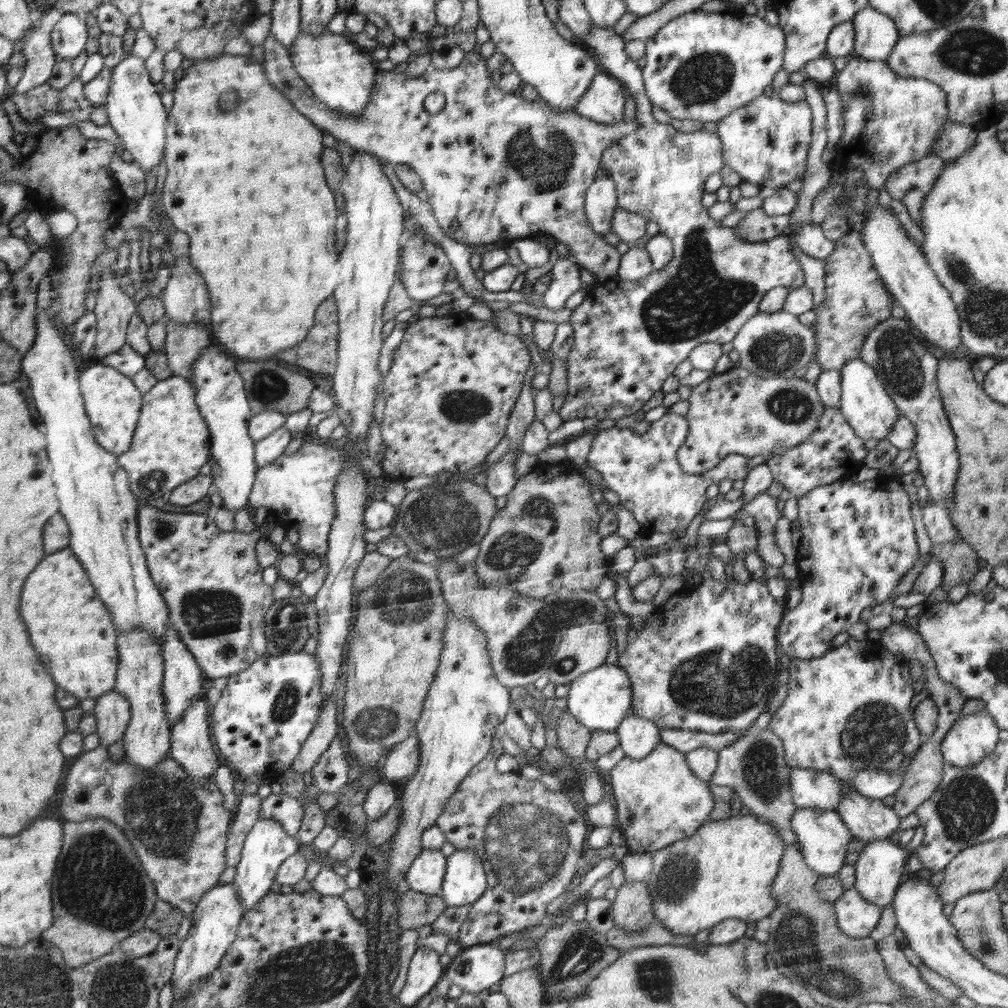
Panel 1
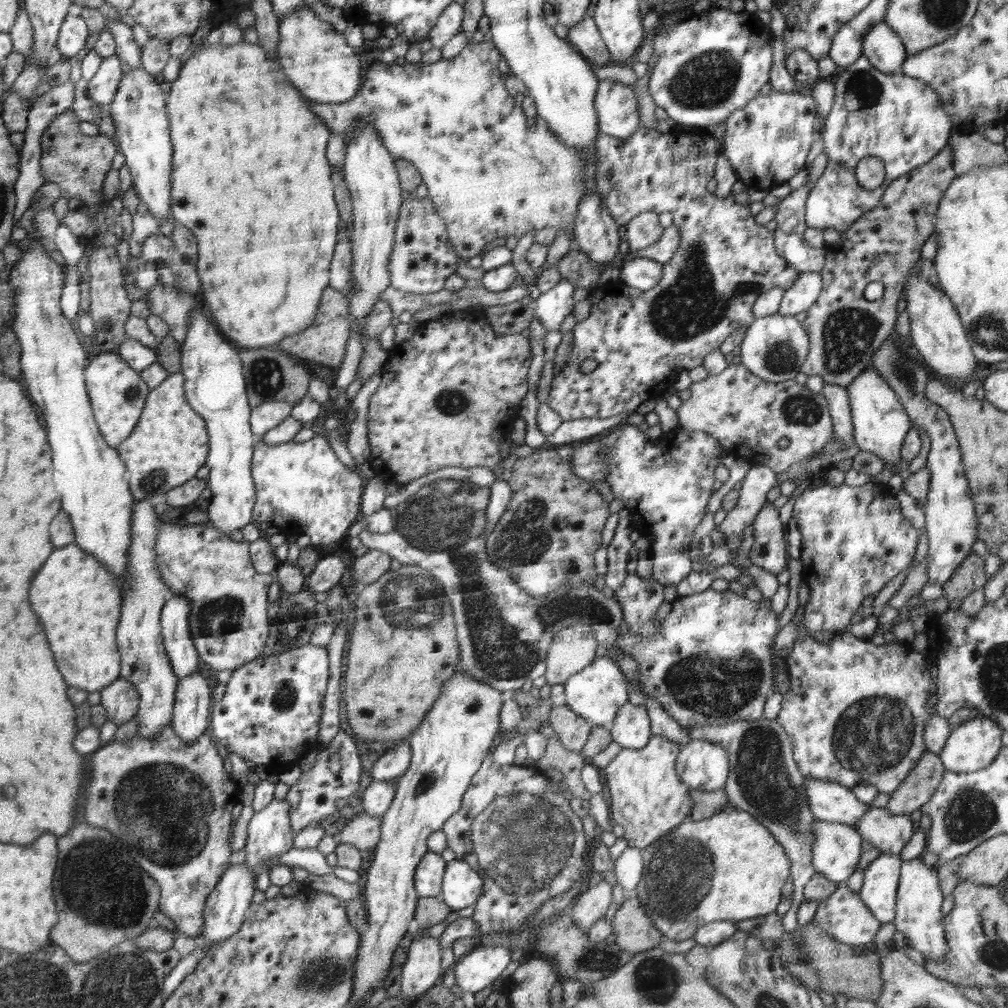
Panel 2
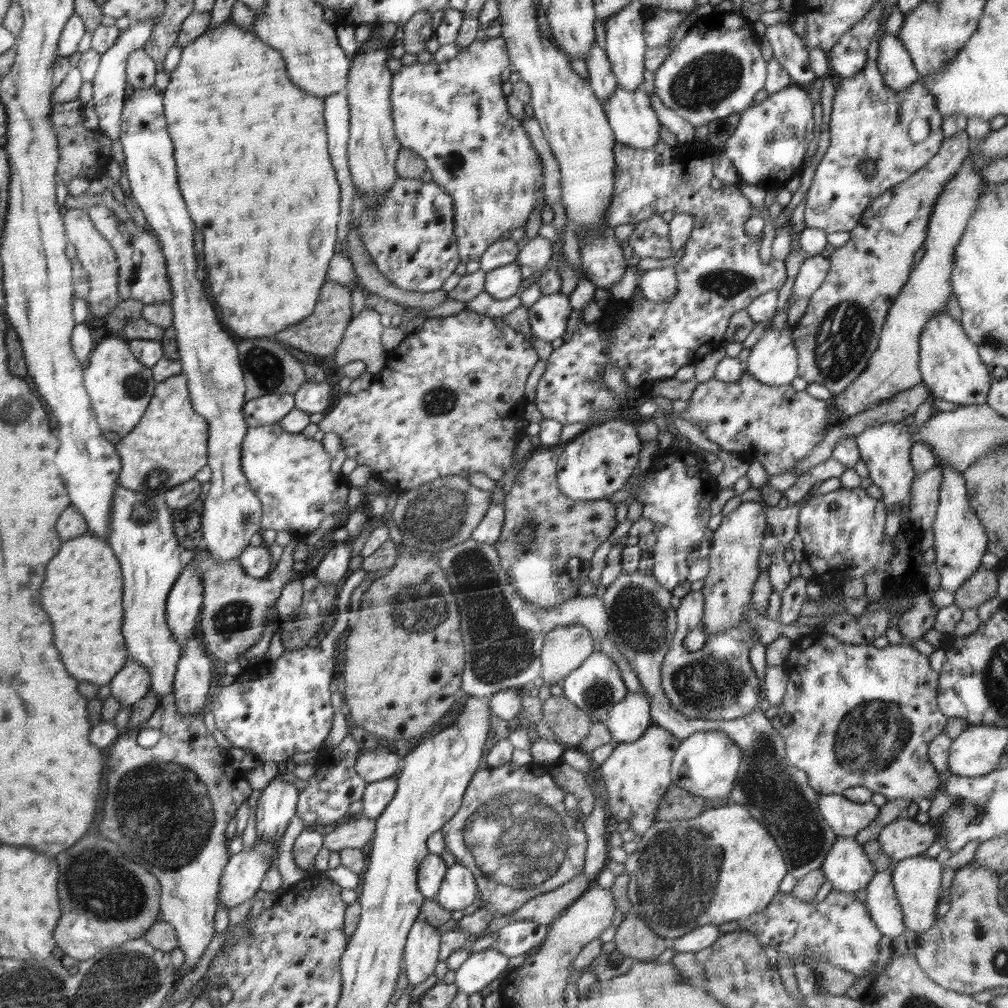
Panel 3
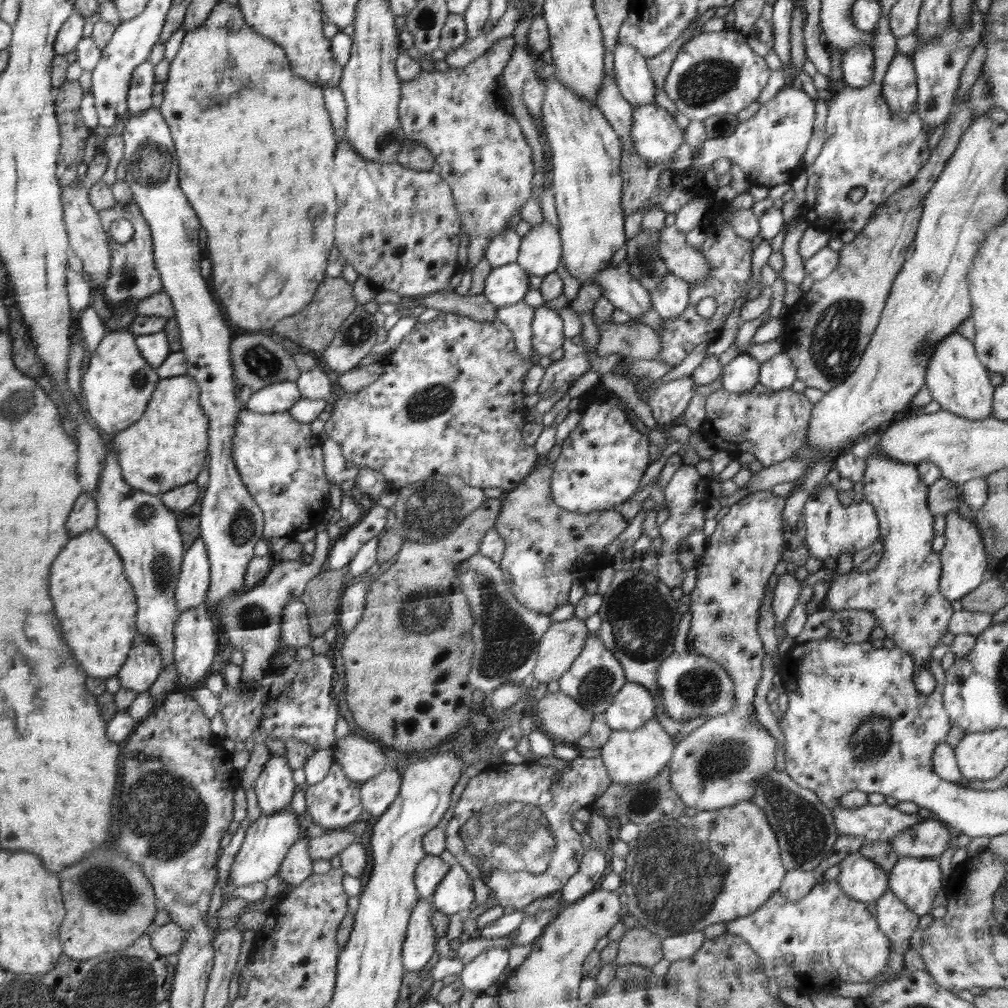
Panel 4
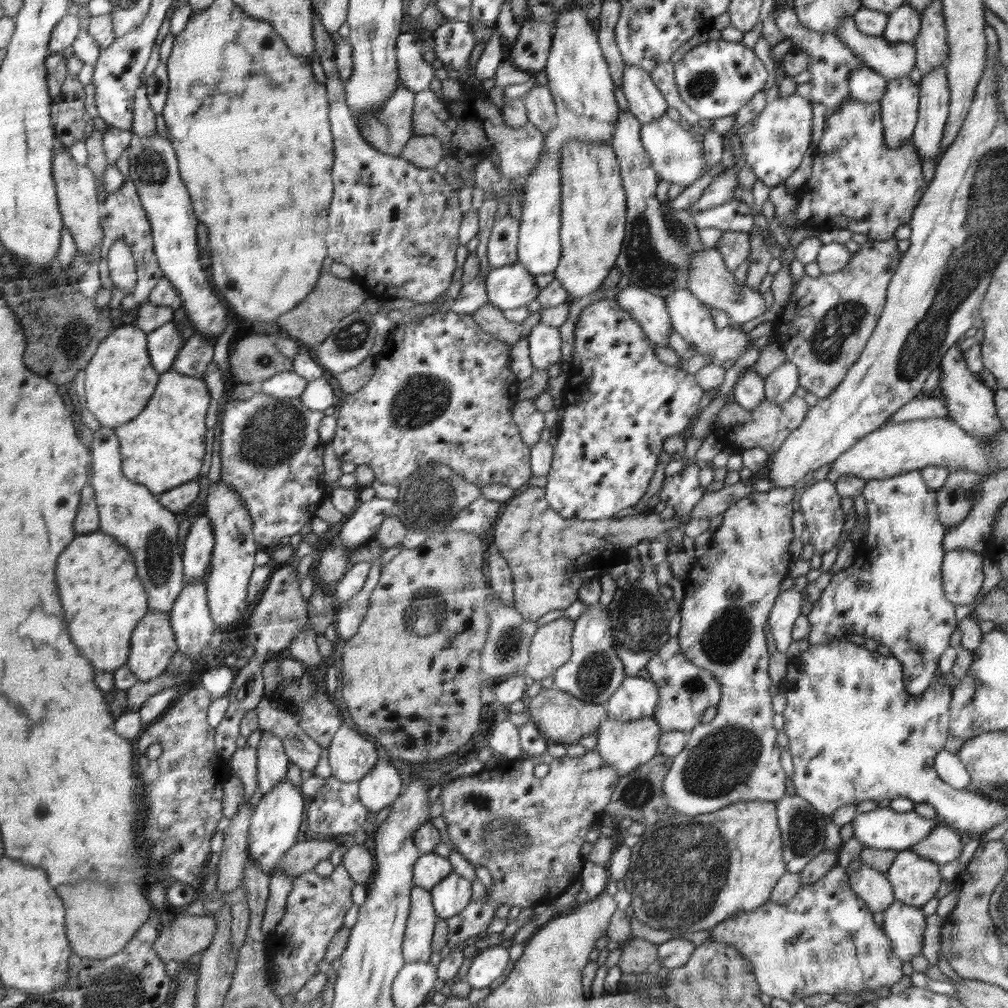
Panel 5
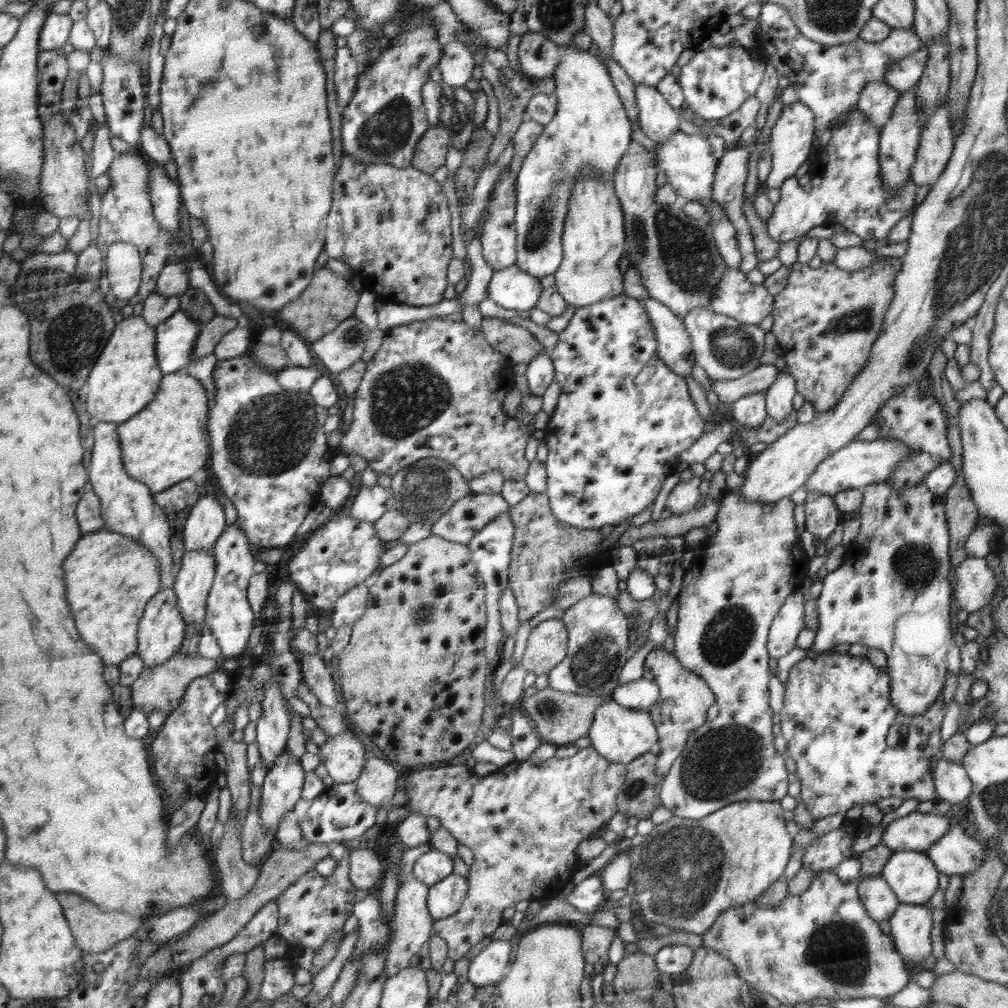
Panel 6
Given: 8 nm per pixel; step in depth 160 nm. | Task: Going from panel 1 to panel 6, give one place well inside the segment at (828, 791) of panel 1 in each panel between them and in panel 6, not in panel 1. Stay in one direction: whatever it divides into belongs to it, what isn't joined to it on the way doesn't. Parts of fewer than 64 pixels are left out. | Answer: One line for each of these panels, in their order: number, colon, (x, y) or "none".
2: (828, 800)
3: (846, 818)
4: (882, 821)
5: (884, 828)
6: (916, 831)

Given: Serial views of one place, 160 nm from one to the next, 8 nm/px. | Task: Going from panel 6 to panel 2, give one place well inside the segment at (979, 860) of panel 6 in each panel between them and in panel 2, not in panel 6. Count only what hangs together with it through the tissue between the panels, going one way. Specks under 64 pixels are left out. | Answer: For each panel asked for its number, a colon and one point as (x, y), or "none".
2: (890, 833)
3: (902, 838)
4: (930, 838)
5: (943, 845)

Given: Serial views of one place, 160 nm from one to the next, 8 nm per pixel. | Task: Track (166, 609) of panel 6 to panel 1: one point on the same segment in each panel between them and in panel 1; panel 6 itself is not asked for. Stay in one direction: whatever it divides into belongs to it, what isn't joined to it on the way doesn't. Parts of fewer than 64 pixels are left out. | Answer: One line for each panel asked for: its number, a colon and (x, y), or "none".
1: (112, 711)
2: (122, 702)
3: (132, 683)
4: (145, 662)
5: (153, 644)

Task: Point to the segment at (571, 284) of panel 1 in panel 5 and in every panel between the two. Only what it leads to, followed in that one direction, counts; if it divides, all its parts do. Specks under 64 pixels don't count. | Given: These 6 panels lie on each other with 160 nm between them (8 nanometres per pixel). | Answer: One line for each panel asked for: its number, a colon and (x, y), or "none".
2: (551, 308)
3: (548, 317)
4: (546, 327)
5: (544, 341)

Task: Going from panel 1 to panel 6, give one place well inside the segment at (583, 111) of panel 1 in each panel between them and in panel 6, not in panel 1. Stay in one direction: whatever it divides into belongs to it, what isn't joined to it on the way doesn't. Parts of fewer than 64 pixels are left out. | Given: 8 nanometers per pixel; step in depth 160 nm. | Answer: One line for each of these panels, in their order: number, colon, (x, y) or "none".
2: (617, 108)
3: (630, 114)
4: (655, 137)
5: (678, 159)
6: (687, 161)

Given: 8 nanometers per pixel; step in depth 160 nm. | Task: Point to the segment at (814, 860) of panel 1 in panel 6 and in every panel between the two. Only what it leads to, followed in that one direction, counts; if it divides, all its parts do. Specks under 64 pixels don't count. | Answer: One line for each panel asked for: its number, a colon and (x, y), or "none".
2: (837, 848)
3: (846, 866)
4: (859, 878)
5: (872, 886)
6: (880, 901)

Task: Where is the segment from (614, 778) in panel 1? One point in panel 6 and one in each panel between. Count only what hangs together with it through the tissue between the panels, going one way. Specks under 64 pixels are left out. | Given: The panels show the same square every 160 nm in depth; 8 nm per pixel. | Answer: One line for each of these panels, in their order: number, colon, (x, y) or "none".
2: (649, 799)
3: (635, 776)
4: (631, 757)
5: (624, 745)
6: (620, 734)

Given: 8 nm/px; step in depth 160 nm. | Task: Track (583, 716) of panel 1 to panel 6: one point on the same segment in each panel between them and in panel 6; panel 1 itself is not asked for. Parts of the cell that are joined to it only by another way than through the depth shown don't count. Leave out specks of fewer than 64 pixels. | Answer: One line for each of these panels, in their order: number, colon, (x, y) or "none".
2: (596, 693)
3: (597, 685)
4: (594, 681)
5: (595, 672)
6: (598, 628)

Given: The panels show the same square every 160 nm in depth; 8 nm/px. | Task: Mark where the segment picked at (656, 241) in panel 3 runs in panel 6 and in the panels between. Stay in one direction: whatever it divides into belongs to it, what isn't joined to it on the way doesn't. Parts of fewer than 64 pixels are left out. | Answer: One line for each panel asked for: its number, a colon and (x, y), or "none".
4: (691, 265)
5: (710, 280)
6: (735, 296)

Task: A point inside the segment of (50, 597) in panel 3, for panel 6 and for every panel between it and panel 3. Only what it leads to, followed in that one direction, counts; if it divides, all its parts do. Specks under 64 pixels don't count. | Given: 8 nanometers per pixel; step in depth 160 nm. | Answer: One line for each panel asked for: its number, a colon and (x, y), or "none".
4: (95, 600)
5: (105, 600)
6: (112, 576)

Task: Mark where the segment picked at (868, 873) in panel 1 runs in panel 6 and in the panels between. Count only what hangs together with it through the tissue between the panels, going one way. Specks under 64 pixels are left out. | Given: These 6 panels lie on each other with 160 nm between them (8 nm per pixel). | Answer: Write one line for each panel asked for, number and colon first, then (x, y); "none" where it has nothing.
2: (879, 890)
3: (885, 910)
4: (895, 919)
5: (904, 924)
6: (911, 925)

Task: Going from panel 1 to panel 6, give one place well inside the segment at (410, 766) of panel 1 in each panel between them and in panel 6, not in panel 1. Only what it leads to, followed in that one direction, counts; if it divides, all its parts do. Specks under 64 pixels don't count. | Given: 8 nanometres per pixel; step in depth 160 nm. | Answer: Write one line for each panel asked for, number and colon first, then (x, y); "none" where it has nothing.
2: (390, 766)
3: (379, 763)
4: (360, 759)
5: (351, 755)
6: (343, 758)

